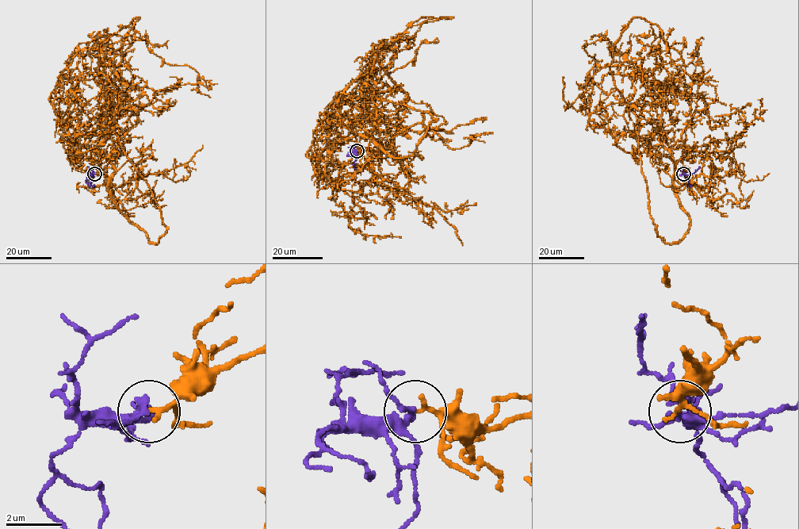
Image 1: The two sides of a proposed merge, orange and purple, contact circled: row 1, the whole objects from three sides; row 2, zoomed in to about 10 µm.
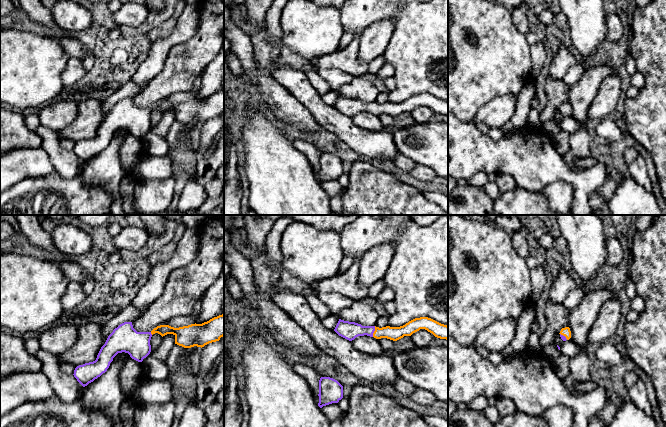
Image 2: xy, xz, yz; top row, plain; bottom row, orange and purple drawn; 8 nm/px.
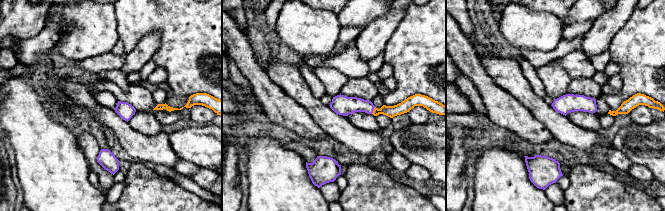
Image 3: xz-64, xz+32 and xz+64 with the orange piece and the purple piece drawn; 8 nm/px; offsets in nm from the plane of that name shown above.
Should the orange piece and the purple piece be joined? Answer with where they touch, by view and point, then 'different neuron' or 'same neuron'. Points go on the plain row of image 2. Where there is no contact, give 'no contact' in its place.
xz (374, 107) | same neuron

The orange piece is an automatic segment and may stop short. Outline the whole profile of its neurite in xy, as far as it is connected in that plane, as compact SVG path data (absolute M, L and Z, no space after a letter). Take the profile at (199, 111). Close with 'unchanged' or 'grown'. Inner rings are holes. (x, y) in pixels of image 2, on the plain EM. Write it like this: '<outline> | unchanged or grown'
M224 90L210 95L202 100L191 100L179 104L174 104L169 101L160 101L154 104L151 108L137 108L132 101L132 98L124 98L120 100L113 108L108 112L105 120L101 123L97 134L93 138L79 141L74 146L74 153L83 162L87 162L95 155L100 153L107 147L113 134L118 129L128 129L130 133L138 138L142 138L151 128L150 116L153 110L158 109L162 113L167 110L173 110L175 112L175 120L184 124L191 124L194 122L204 123L205 121L219 117L224 112Z | grown

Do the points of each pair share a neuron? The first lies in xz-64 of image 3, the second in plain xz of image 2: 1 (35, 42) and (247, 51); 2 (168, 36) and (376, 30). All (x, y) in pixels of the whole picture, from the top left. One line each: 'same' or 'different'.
1: different
2: different

